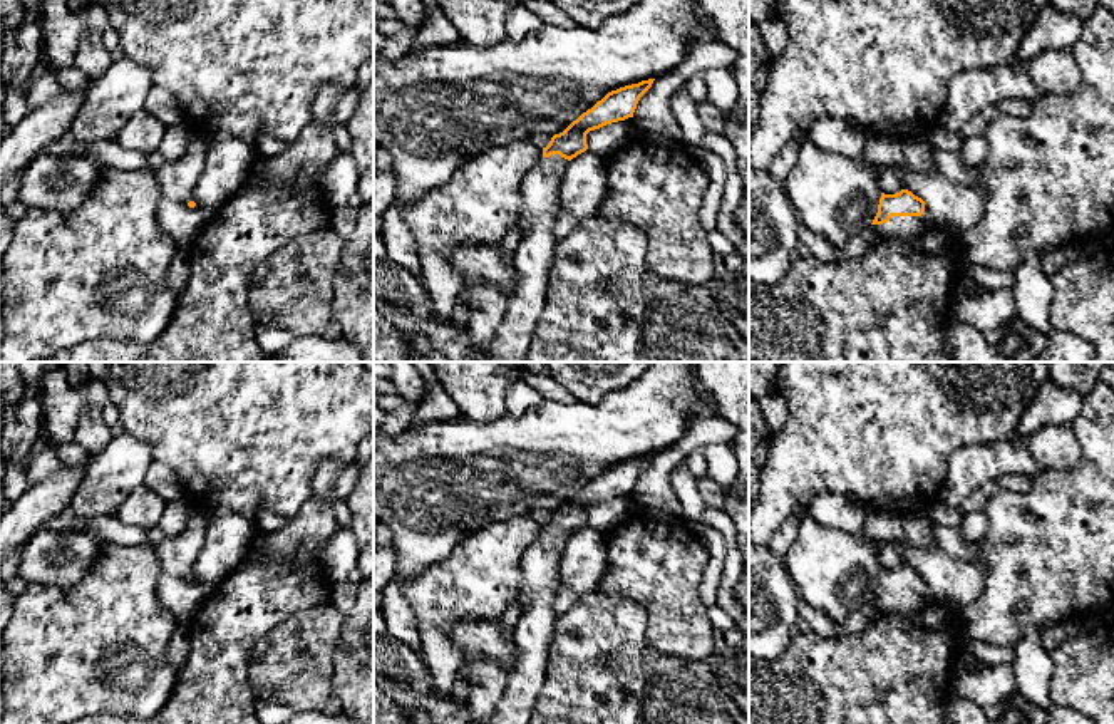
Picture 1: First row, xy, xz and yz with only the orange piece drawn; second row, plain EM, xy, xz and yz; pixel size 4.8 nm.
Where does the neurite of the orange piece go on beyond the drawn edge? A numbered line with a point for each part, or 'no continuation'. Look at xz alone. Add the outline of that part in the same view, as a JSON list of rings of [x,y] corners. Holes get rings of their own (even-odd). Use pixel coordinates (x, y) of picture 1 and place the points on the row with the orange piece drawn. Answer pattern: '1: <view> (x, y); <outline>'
1: xz (540, 188); [[[560,154],[541,158],[521,181],[519,221],[524,231],[513,251],[519,280],[491,340],[487,362],[524,362],[528,357],[533,332],[546,302],[556,246],[553,226],[561,213],[558,196],[566,164],[568,159]]]

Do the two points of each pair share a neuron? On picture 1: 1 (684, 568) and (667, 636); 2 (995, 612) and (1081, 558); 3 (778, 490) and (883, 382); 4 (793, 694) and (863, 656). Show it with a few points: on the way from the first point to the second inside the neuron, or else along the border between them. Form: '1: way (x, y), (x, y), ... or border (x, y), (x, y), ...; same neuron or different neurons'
1: way (672, 585), (672, 619); same neuron
2: way (1017, 595), (1042, 570), (1049, 570), (1059, 560); same neuron
3: way (804, 463), (861, 409); same neuron
4: way (809, 694), (828, 691), (846, 672); same neuron

